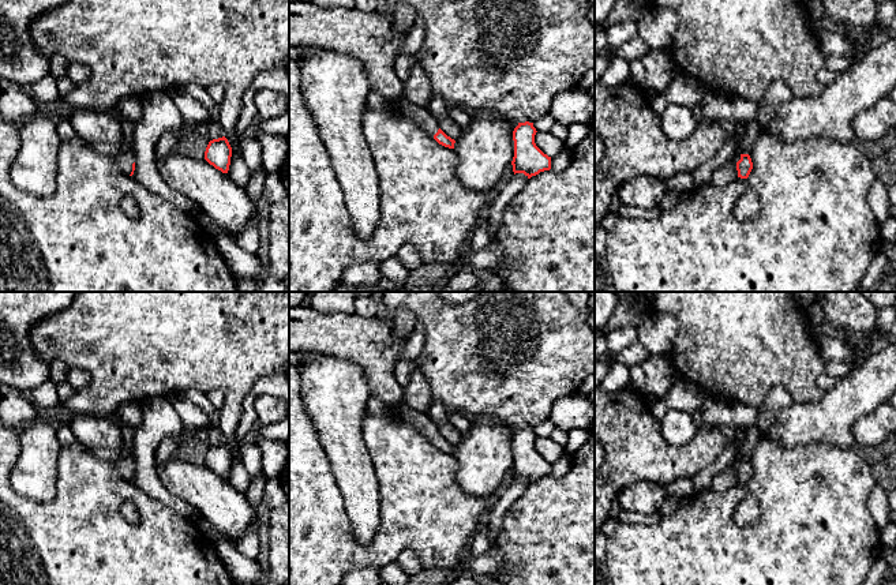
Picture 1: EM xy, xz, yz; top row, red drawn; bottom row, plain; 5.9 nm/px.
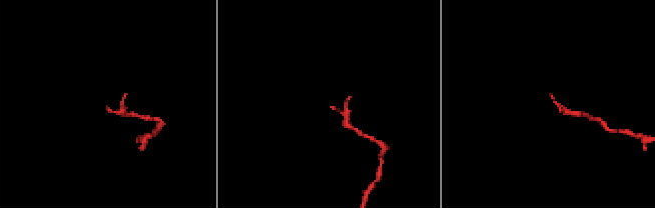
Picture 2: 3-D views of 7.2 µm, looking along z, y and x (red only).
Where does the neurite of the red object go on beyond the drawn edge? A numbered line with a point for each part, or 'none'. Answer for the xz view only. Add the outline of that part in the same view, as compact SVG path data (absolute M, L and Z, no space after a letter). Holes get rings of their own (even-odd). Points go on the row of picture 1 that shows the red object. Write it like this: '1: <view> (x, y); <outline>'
1: xz (420, 115); M404 95L391 98L390 108L416 121L434 139L434 135L439 130L439 124L427 108L409 102Z

